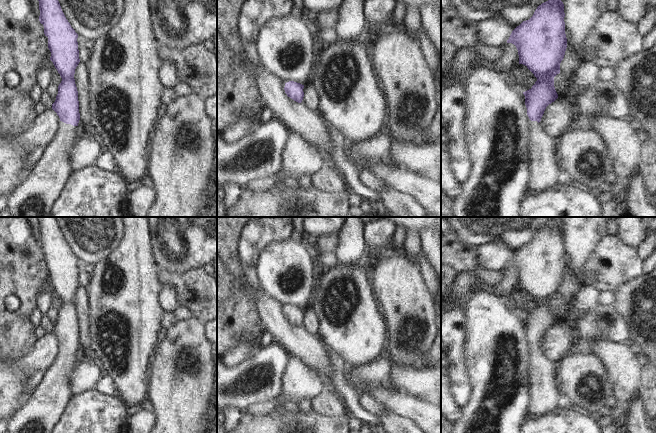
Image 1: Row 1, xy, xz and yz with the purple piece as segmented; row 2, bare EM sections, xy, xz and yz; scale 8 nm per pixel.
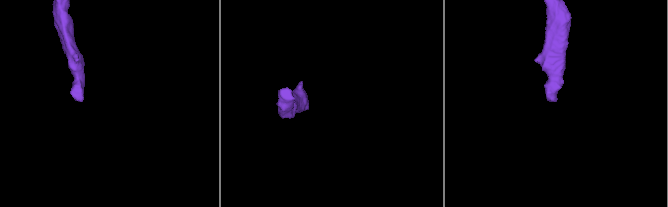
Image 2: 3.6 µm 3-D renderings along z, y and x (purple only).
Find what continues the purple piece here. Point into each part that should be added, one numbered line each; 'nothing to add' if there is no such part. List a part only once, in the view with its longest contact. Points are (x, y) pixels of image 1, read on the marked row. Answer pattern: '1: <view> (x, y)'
1: xy (35, 197)

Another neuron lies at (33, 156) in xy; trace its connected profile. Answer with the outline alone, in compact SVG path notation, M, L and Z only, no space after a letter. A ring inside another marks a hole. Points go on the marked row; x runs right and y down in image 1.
M39 147L28 152L25 159L25 170L30 171L30 172L32 171L35 164L40 159L43 151L44 151L44 148Z

